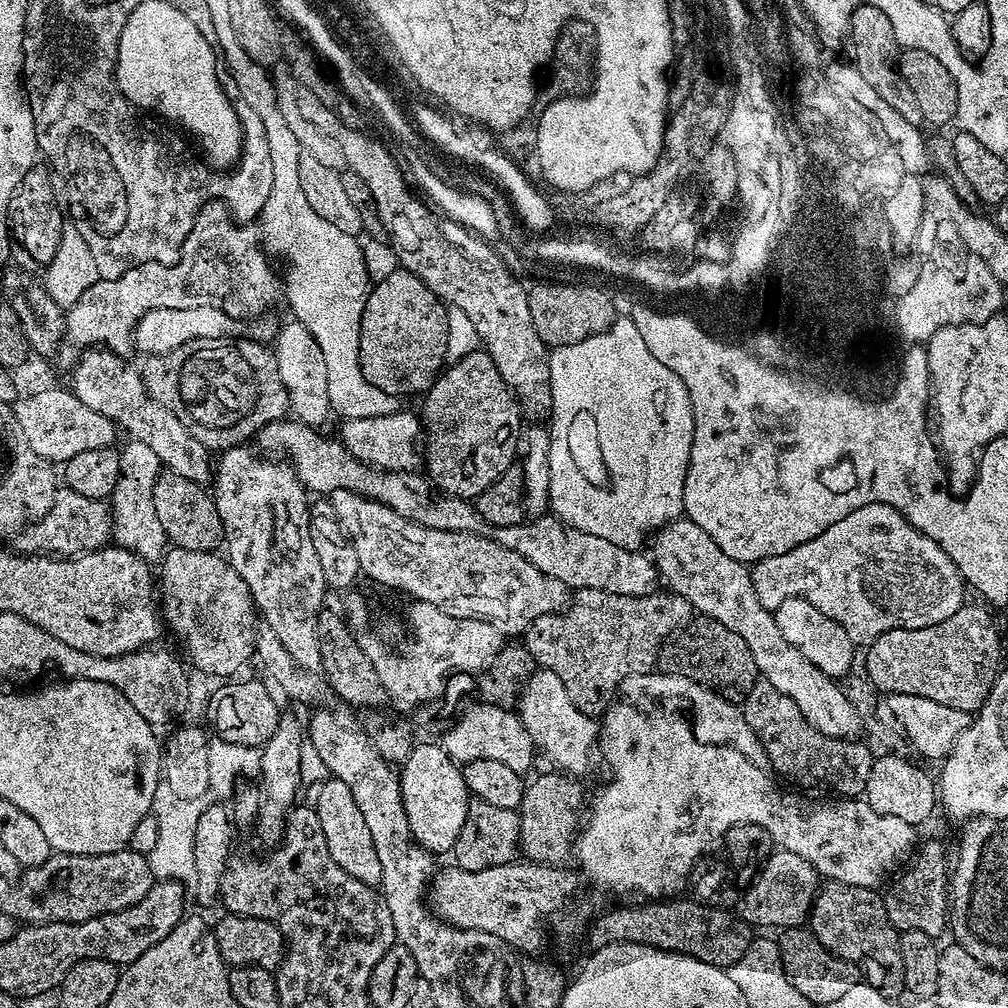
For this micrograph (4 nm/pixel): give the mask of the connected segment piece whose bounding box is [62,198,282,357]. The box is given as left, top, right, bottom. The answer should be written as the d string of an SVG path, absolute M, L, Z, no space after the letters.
M213 198L207 201L201 208L200 213L196 216L196 221L194 226L190 230L190 234L186 238L186 242L182 246L180 251L180 257L176 260L175 264L139 264L134 266L130 270L126 270L118 278L113 280L102 280L98 279L94 282L94 286L90 286L88 290L80 298L78 302L74 302L74 306L67 309L66 315L62 320L62 332L69 340L70 343L76 347L76 350L87 350L93 346L99 346L101 348L108 349L109 352L114 352L118 356L127 357L129 355L128 351L133 351L134 348L134 329L136 326L136 321L141 320L145 313L149 312L151 308L189 308L190 306L214 306L218 310L222 310L228 316L237 320L237 322L244 322L247 316L252 316L251 318L256 318L265 311L264 303L272 304L276 300L276 295L281 295L282 292L282 280L274 269L268 265L268 260L270 261L269 253L266 251L261 237L258 235L257 229L255 227L249 226L244 222L237 222L233 220L231 212L228 211L227 207L219 199Z

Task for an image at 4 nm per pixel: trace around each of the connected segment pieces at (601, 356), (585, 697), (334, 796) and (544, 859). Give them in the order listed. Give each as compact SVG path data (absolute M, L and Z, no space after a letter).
M618 318L613 322L602 334L594 334L590 338L586 338L582 342L574 342L573 344L564 344L561 348L551 349L550 359L552 361L552 410L550 413L550 488L549 488L549 505L556 519L564 521L571 528L578 530L586 530L586 534L598 534L598 538L606 538L606 542L614 542L614 546L622 546L631 552L643 549L644 532L649 534L655 533L664 527L665 524L671 524L673 520L681 519L684 510L684 487L686 486L688 467L690 466L691 447L694 446L694 410L690 406L690 394L686 390L686 386L682 382L682 378L678 378L678 374L674 374L674 370L670 370L670 366L662 366L662 362L658 362L658 358L654 358L654 354L650 354L650 346L646 346L642 334L638 334L638 326L634 326L631 318Z
M582 588L571 597L570 603L559 614L534 618L532 625L522 634L522 643L540 668L550 670L562 678L562 686L566 686L570 702L574 702L580 712L600 718L617 699L616 692L618 696L618 689L625 678L653 671L660 659L660 649L693 618L692 603L671 590L657 590L649 596L623 596Z
M335 778L325 780L319 785L319 795L314 799L314 807L318 822L322 822L322 834L326 838L330 858L334 858L334 862L338 862L338 866L342 866L342 870L346 870L350 878L358 878L358 882L379 886L382 882L382 862L378 862L374 838L370 838L366 818L362 818L362 810L358 810L358 802L354 802L350 786Z
M551 770L544 772L536 781L529 783L524 790L524 797L519 806L520 814L520 846L519 851L524 852L529 861L533 864L546 864L549 866L560 866L565 863L564 859L569 859L570 853L574 848L574 828L568 825L568 819L571 818L572 812L580 808L580 803L584 800L584 792L580 789L579 779L565 774L560 770Z

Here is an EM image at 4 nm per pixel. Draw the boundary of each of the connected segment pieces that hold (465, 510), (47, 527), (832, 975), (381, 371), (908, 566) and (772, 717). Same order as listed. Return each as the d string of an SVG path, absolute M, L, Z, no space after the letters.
M295 418L271 420L261 428L258 441L268 454L285 452L287 463L296 469L296 476L309 493L331 494L339 488L348 488L394 509L402 518L413 520L416 524L430 530L450 530L451 532L483 533L486 525L484 519L476 512L472 500L463 500L435 487L427 475L415 472L386 472L383 468L372 468L354 458L339 439L323 436L311 424L302 424Z
M66 486L56 494L54 506L42 517L24 525L14 537L15 551L21 554L51 554L78 556L81 552L94 552L112 540L112 510L108 500L86 498Z
M807 927L786 928L779 933L778 943L782 954L782 970L790 978L790 986L802 994L814 1006L837 1001L842 994L849 993L855 984L861 983L862 972L852 961L836 957Z
M397 269L384 280L375 283L365 300L359 330L359 368L371 385L401 397L402 394L422 394L433 384L445 365L448 352L449 324L447 305L412 272Z
M885 504L862 506L846 514L842 522L834 522L834 526L818 534L818 538L802 542L802 546L794 546L794 550L786 550L786 554L764 558L751 565L750 571L754 594L758 594L762 606L774 610L790 598L802 598L810 602L810 606L818 606L826 618L838 622L856 646L873 644L879 636L895 628L921 628L946 622L950 614L966 603L965 582L940 544L926 538L926 534L910 526L901 512Z
M763 678L757 680L754 690L742 701L742 707L750 730L758 734L777 777L785 776L800 790L817 788L820 792L837 792L835 795L840 798L863 797L866 782L870 782L874 752L859 744L859 739L839 740L814 730L814 726L802 718L802 710L798 710L796 703L782 694L782 690L774 690Z

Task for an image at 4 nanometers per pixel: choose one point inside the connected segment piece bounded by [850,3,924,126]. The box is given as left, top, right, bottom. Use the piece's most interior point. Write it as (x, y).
(875, 52)

